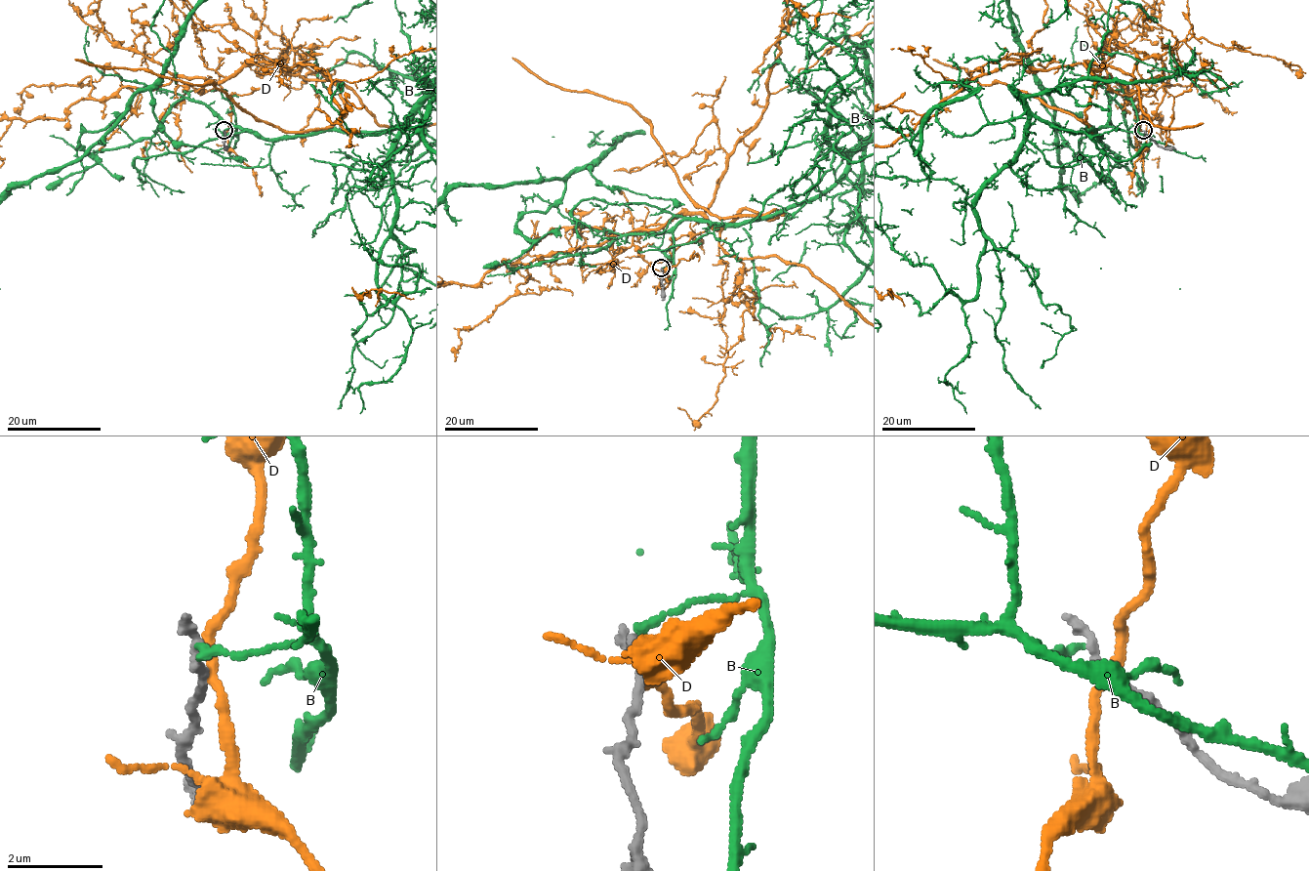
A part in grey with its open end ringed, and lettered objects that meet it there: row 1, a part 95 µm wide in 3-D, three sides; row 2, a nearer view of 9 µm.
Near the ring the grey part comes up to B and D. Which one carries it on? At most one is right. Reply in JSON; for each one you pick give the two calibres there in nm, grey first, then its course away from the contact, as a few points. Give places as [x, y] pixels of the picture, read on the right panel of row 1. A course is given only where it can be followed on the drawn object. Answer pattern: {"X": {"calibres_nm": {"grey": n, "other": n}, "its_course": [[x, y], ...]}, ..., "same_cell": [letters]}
{"same_cell": []}

